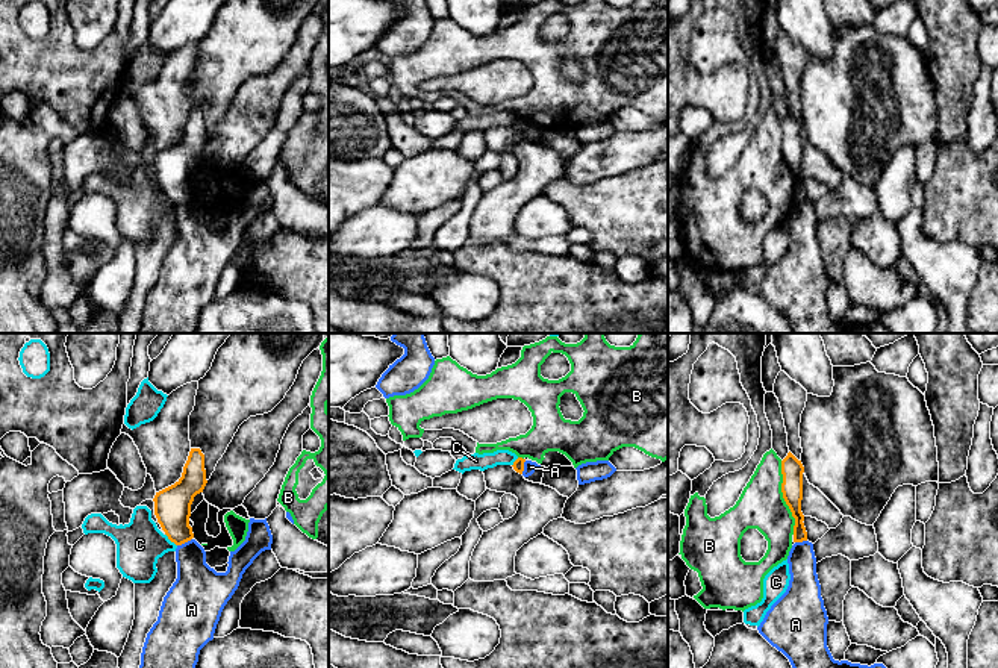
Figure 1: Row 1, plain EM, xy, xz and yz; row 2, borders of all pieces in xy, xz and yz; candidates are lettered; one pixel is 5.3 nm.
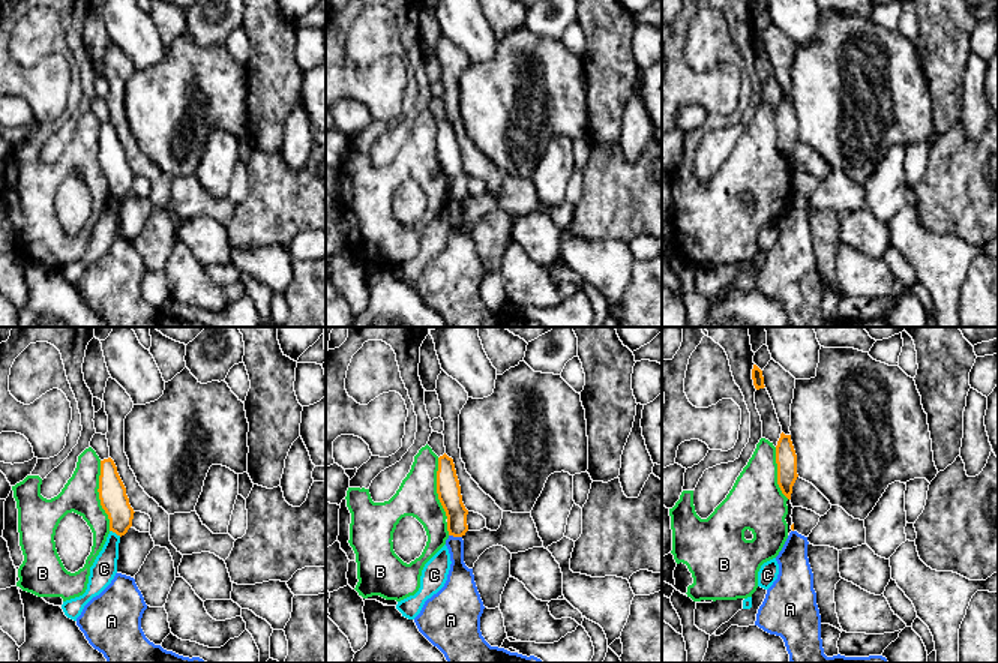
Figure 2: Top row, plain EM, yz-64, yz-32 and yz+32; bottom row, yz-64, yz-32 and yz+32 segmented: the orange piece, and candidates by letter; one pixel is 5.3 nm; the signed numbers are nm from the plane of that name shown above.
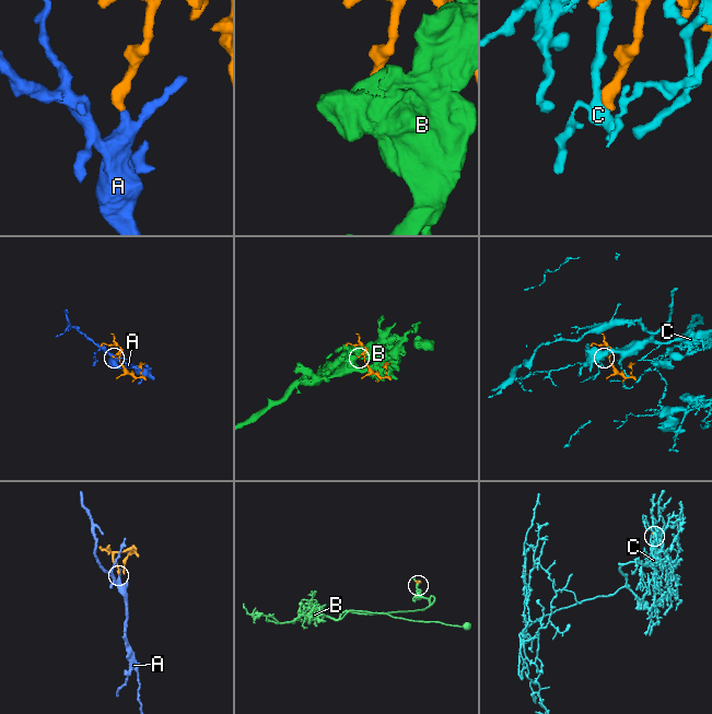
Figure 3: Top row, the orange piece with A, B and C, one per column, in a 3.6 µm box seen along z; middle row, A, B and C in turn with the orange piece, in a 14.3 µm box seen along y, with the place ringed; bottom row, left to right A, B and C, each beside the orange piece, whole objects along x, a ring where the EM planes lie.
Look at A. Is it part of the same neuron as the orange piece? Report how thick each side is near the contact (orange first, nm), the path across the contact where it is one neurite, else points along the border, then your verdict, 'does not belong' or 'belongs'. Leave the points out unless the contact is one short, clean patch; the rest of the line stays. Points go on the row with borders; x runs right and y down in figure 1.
190 nm thick on the orange side, 240 nm on the other; border along xy (191, 538), (177, 546); does not belong

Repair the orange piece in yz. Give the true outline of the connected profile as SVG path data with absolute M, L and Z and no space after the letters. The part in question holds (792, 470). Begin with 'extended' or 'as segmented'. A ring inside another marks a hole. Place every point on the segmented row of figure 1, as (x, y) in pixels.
as segmented; M791 451L781 460L781 492L786 504L789 506L792 517L795 518L794 526L794 542L807 541L807 532L804 527L804 515L801 512L803 500L803 473L804 467Z

